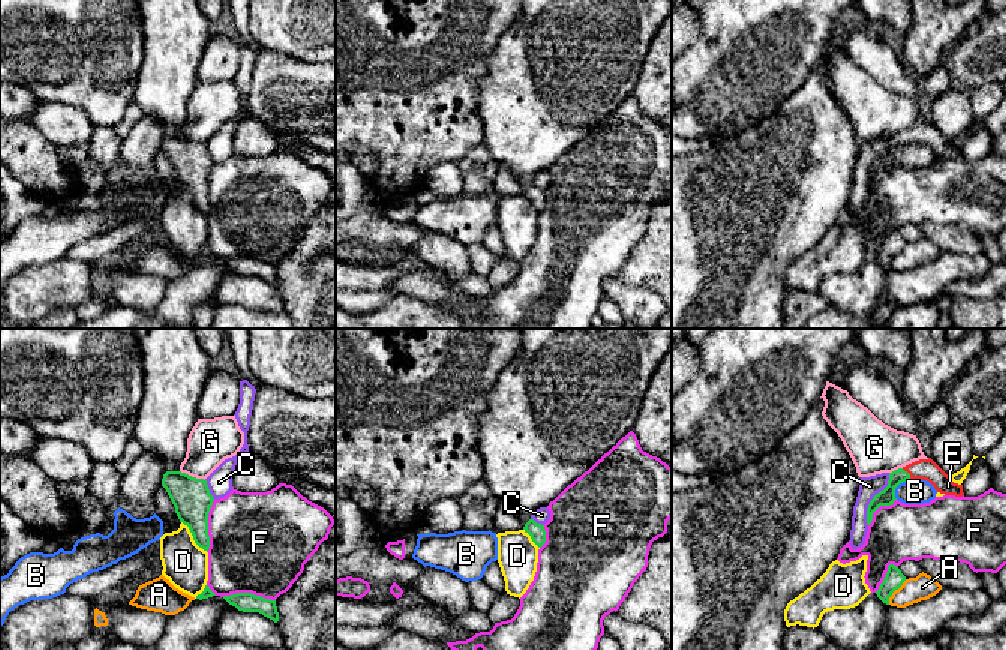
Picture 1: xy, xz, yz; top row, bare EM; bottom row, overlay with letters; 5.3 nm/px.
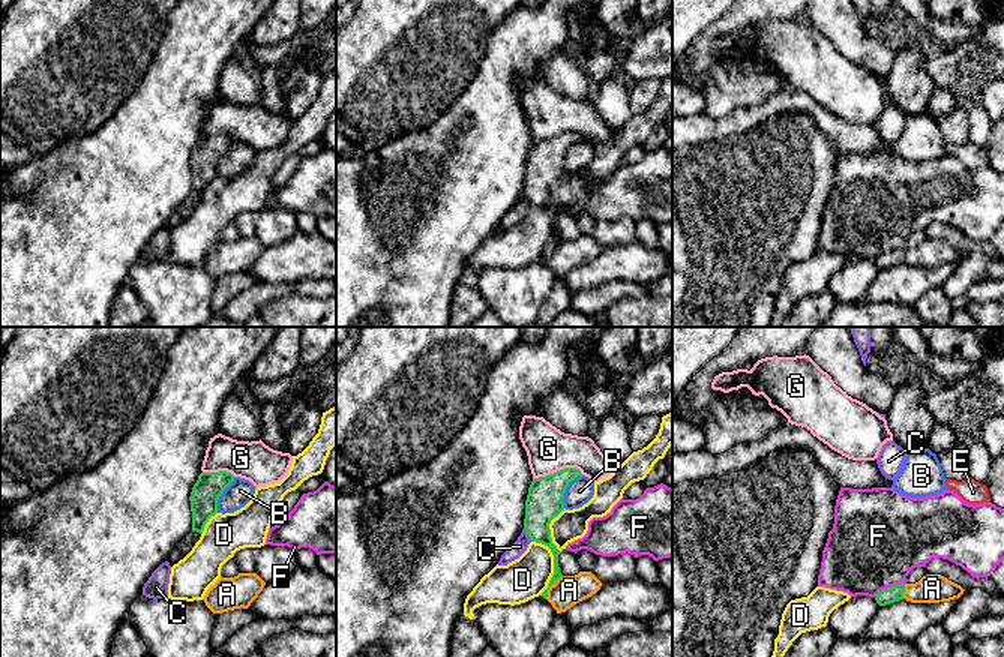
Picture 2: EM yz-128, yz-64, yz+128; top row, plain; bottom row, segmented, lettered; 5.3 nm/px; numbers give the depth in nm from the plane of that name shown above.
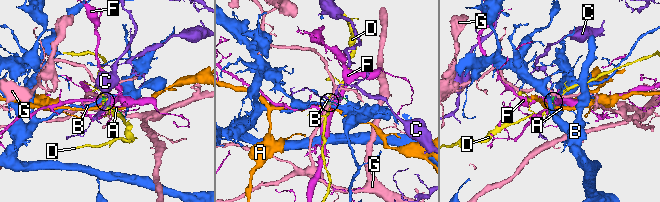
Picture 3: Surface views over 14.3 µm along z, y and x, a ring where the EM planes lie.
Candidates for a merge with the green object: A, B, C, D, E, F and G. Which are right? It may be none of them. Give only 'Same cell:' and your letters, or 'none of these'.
Same cell: E

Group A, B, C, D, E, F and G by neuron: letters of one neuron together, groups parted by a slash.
A / B / C / D / E / F / G

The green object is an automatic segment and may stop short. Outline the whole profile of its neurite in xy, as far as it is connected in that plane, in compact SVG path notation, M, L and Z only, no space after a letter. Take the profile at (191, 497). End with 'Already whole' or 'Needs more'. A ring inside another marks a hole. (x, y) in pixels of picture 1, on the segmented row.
M166 471L162 486L166 489L180 522L189 527L195 543L208 551L208 513L214 498L210 494L207 480L181 471Z. Already whole

